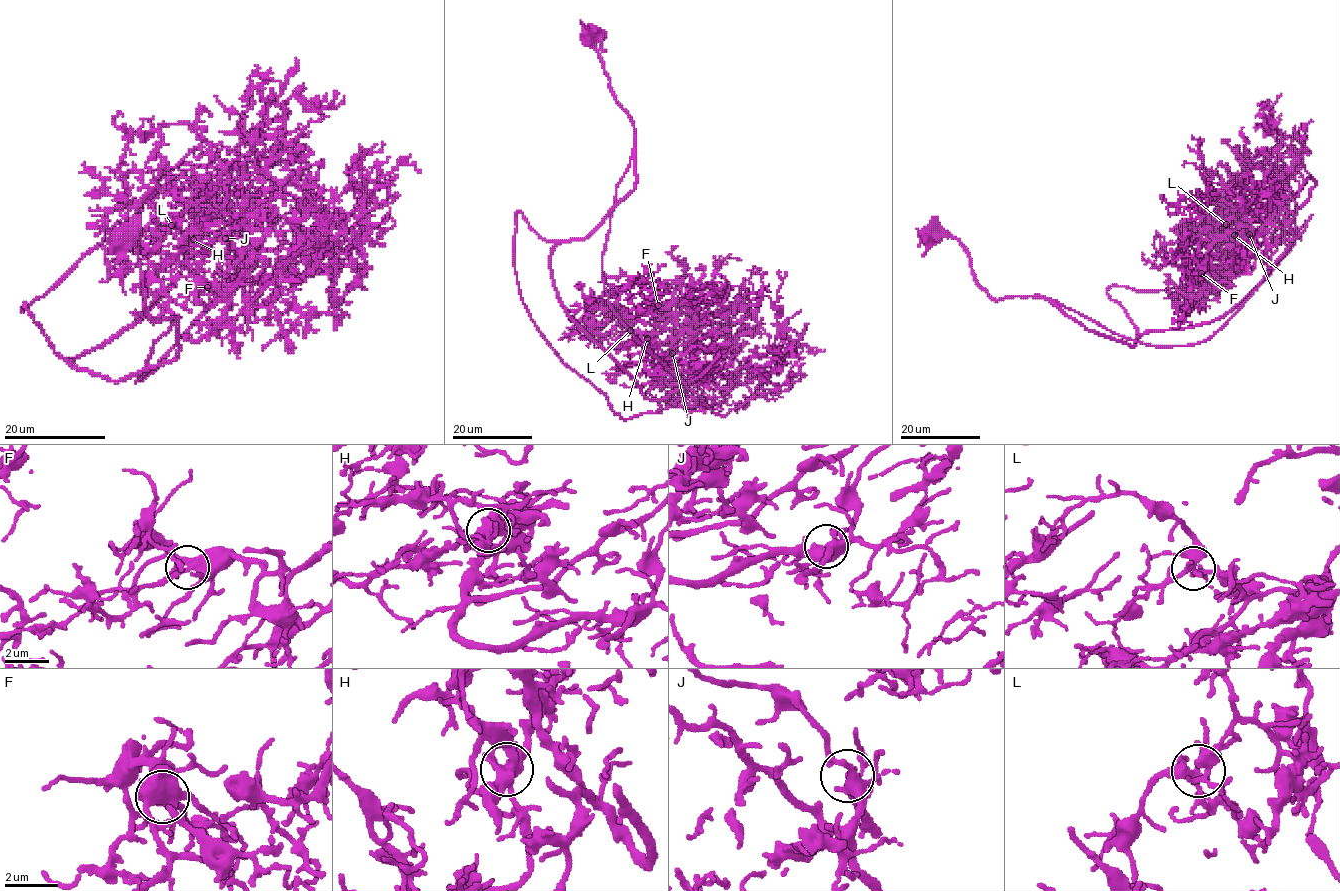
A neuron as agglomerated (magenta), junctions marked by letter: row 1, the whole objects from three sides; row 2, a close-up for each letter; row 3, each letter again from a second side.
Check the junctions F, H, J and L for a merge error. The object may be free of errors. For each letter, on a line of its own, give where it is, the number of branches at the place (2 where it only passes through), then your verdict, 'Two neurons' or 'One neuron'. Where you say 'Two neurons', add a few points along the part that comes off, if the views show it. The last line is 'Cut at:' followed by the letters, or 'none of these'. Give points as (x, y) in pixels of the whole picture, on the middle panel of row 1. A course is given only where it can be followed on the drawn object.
F: Place: (658, 305). Branches: 4. One neuron
H: Place: (647, 338). Branches: 4. Two neurons. Course of the part to remove: (647, 338), (634, 345), (614, 348)
J: Place: (672, 353). Branches: 4. One neuron
L: Place: (630, 330). Branches: 5. One neuron
Cut at: H

